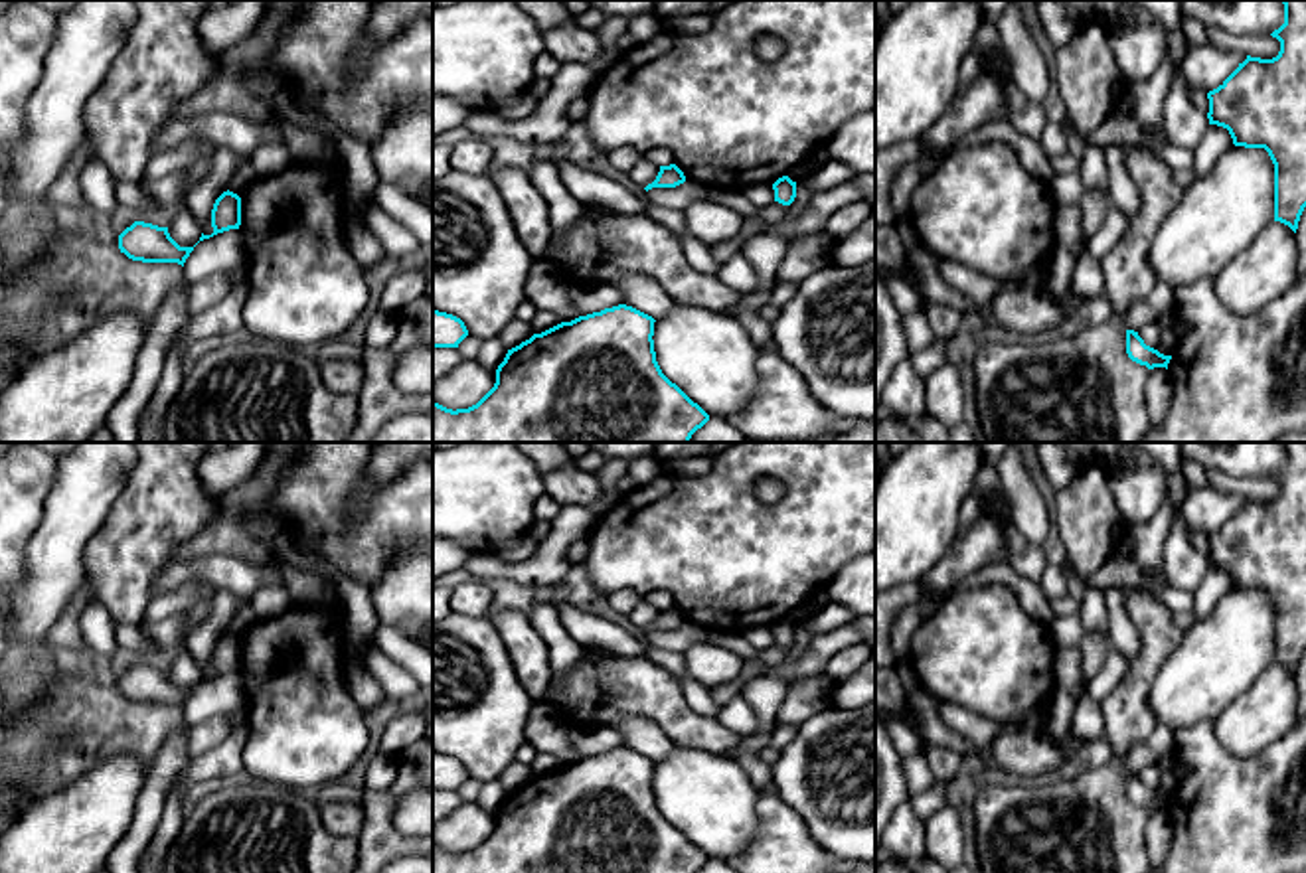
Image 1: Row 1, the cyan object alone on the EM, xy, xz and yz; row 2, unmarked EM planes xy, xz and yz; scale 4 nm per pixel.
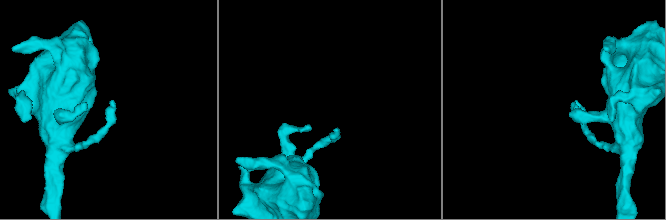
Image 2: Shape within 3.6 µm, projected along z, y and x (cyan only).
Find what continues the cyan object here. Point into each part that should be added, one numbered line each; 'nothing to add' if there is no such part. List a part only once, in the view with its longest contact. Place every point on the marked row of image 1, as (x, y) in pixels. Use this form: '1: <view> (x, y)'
nothing to add

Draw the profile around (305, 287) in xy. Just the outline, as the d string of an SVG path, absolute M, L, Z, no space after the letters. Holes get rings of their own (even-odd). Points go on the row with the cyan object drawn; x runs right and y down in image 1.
M290 160L277 174L257 176L243 188L241 233L249 296L243 328L257 340L288 344L312 352L328 340L340 340L367 304L364 269L346 245L344 164Z

